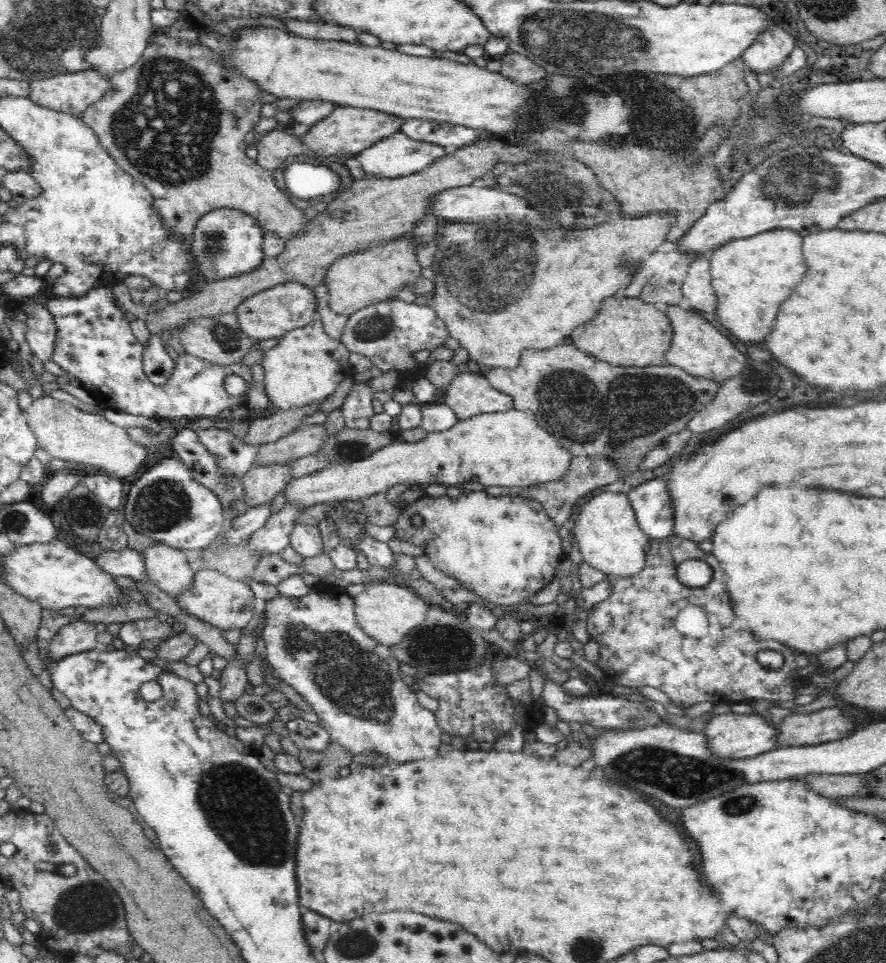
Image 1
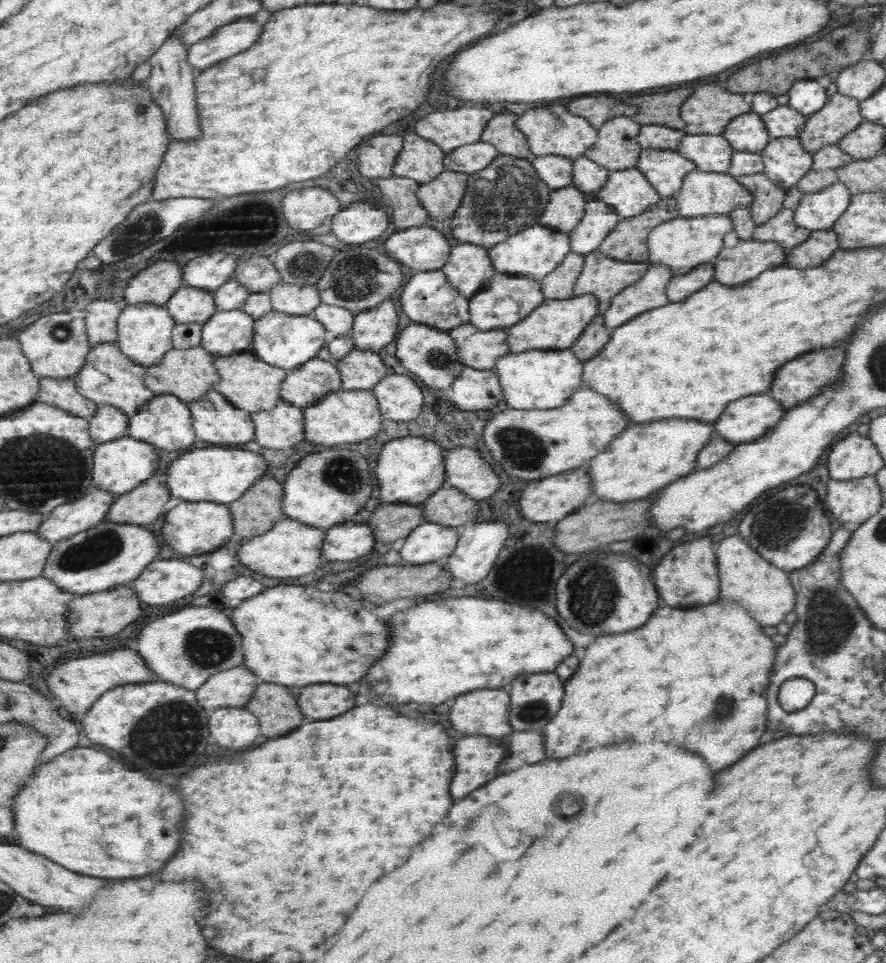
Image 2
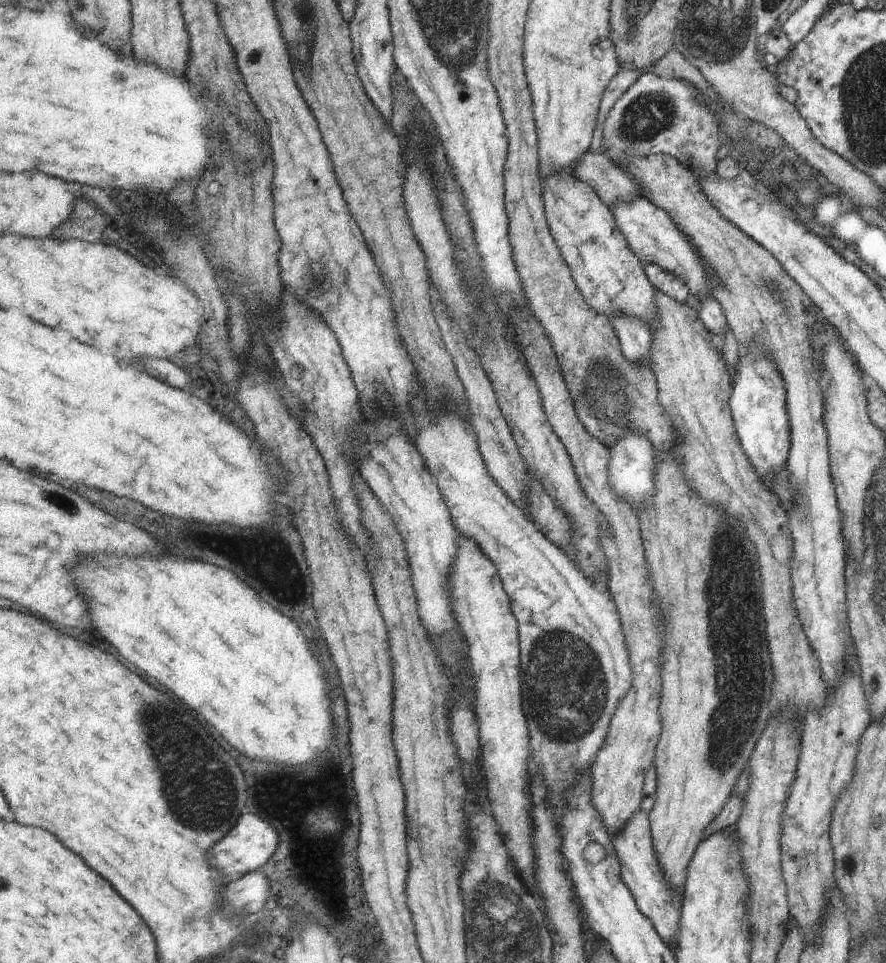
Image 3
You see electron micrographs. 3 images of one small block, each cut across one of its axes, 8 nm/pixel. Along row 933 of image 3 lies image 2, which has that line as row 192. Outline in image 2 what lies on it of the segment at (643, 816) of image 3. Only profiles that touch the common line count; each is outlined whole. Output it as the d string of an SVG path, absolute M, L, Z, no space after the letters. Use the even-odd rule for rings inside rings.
M641 150L635 170L653 186L661 200L673 198L679 192L685 174L691 174L697 166L671 150Z

